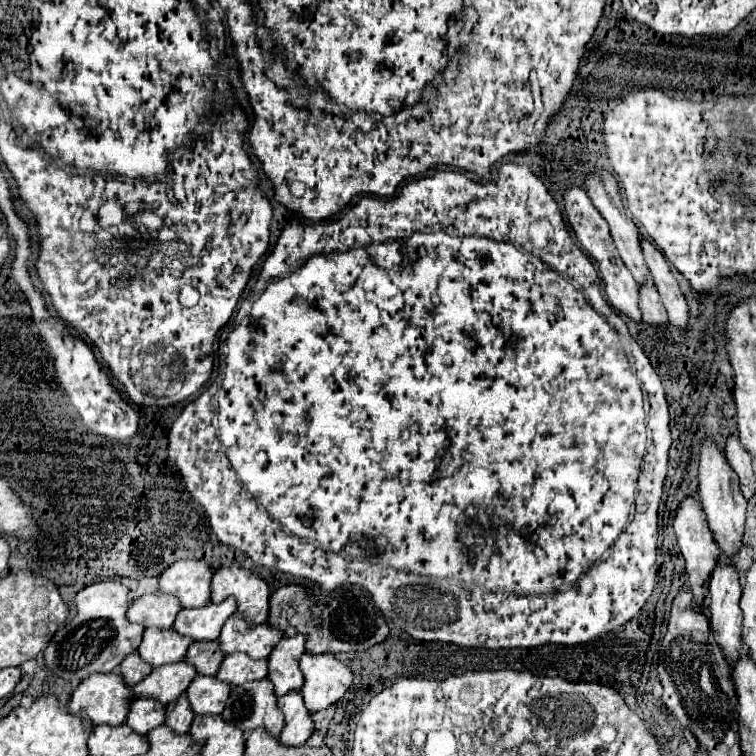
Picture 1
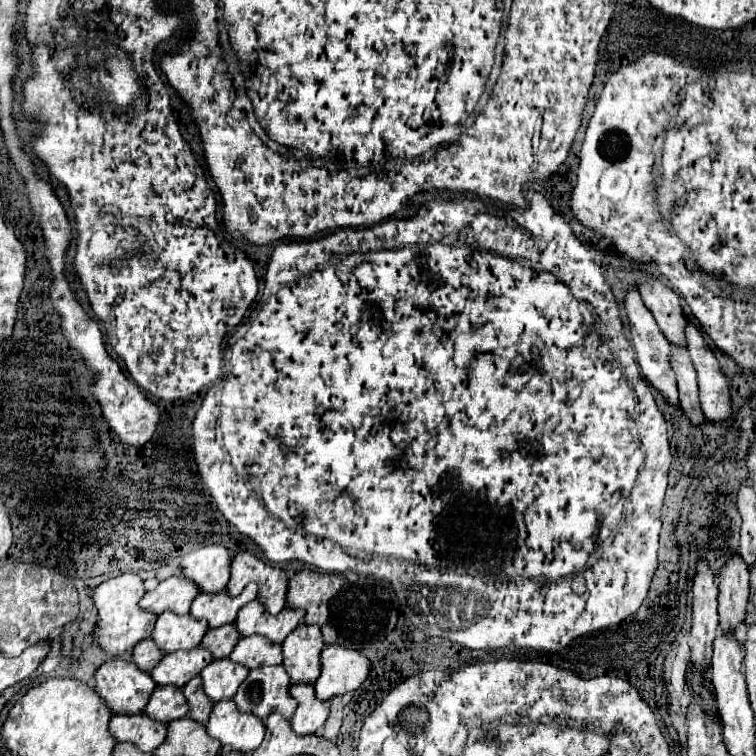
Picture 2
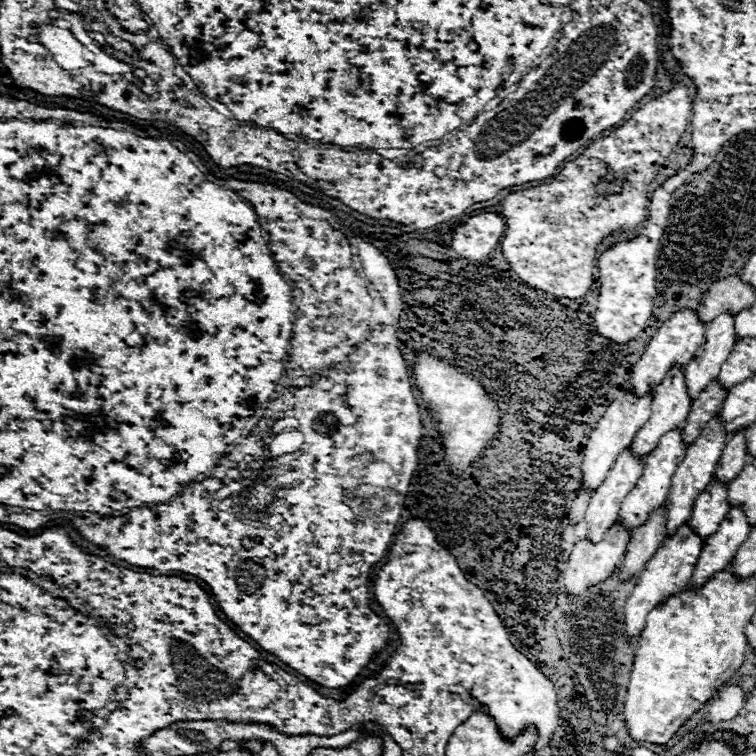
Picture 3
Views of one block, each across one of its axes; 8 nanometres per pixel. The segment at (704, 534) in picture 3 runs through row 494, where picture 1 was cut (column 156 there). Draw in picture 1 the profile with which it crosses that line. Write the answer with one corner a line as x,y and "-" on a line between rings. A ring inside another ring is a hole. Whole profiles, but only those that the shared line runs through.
136,698
130,706
126,724
138,732
148,734
152,728
162,726
166,720
166,706
154,698

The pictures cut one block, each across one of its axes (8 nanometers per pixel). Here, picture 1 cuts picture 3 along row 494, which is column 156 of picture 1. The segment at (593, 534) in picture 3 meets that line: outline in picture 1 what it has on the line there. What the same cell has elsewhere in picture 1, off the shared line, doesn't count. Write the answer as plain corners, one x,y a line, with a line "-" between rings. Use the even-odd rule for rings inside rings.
144,594
136,598
128,608
128,620
138,622
144,628
150,628
150,626
170,628
180,610
182,606
180,606
180,600
176,600
176,596

